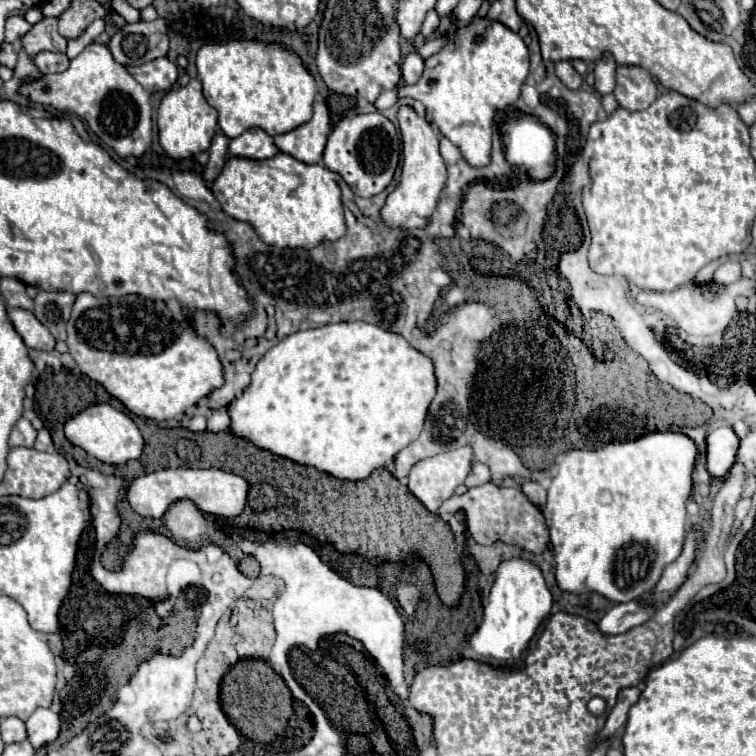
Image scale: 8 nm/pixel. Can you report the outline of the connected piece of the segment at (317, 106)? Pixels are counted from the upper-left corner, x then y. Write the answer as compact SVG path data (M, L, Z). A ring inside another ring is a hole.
M314 101L314 115L308 123L276 135L274 143L282 153L288 153L304 163L318 163L330 135L330 111L324 101Z

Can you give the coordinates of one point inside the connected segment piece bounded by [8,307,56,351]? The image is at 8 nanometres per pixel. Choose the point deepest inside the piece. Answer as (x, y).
(33, 334)

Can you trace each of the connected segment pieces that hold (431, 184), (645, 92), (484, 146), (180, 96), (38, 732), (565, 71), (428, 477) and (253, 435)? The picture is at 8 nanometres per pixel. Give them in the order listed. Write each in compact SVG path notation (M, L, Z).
M402 105L398 109L398 123L402 133L402 153L404 153L404 165L402 165L402 177L398 187L388 195L386 205L382 209L382 219L390 227L426 227L430 221L432 211L436 209L440 191L446 183L446 163L440 155L440 143L432 129L432 125L426 121L426 117L420 117L414 107Z
M618 67L614 95L620 107L638 111L646 109L658 97L658 87L648 71L640 67Z
M478 15L472 17L472 21L464 27L452 27L452 31L448 31L444 37L452 37L452 41L448 41L436 55L426 59L420 81L410 89L410 95L406 97L418 99L430 113L432 121L438 125L440 133L458 145L464 159L474 167L482 167L490 161L492 121L496 111L504 111L520 97L520 87L528 77L528 49L516 31L508 29L500 21Z
M190 79L186 87L172 87L160 101L158 107L158 131L160 131L160 145L172 159L184 159L206 151L218 127L218 113L212 109L204 95L202 83L198 79Z
M38 707L26 719L26 729L28 729L28 741L34 745L34 749L38 749L58 737L60 717L50 707Z
M568 61L556 63L556 75L560 77L560 81L562 81L568 89L580 89L580 85L582 85L582 77L574 71L574 67L572 67Z
M468 445L454 449L454 451L434 455L434 457L424 459L424 461L418 461L408 475L408 489L414 493L416 499L422 501L422 505L428 511L438 513L442 503L454 495L454 489L464 483L466 475L470 473L470 465L472 465L472 447L468 447Z
M340 321L340 323L332 323L332 325L324 325L318 329L306 329L306 331L298 331L292 333L288 337L284 337L276 347L272 347L256 365L254 373L252 373L252 383L248 385L248 389L244 389L242 397L236 399L228 409L230 409L230 429L244 439L250 439L256 447L260 449L268 449L280 457L292 459L300 465L310 465L316 467L318 471L326 471L332 477L338 479L348 479L348 481L358 481L358 479L366 479L374 469L384 467L388 459L392 459L398 451L402 451L406 445L410 445L412 441L416 441L424 429L424 421L428 415L428 407L432 403L436 395L436 375L434 375L434 361L424 355L422 351L414 349L402 335L382 329L378 325L372 323L364 323L364 321Z

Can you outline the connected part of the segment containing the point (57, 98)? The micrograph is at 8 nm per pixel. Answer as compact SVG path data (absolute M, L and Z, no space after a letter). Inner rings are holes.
M90 43L70 67L62 73L44 75L20 89L32 101L50 105L58 111L78 115L88 123L96 137L112 147L120 157L140 157L152 141L152 103L150 93L128 73L128 69L114 61L110 49L100 43Z

